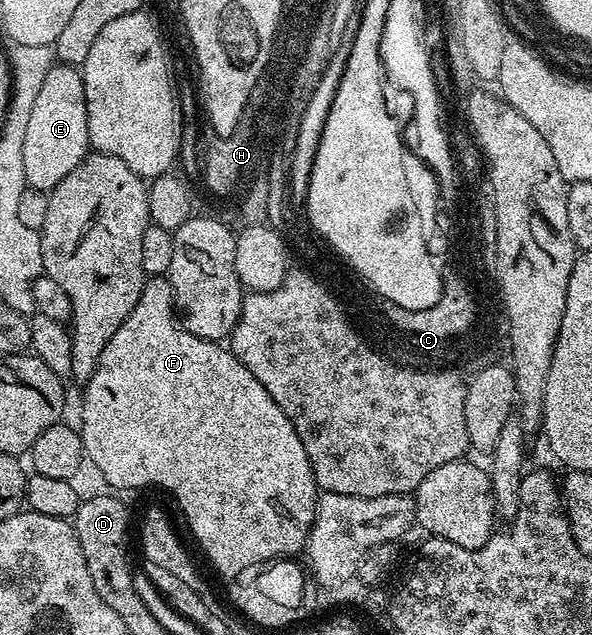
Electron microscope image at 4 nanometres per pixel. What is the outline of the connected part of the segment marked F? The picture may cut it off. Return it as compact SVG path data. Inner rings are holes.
M164 276L151 277L144 285L142 298L138 298L138 306L130 310L126 322L122 322L122 326L114 330L114 338L106 342L106 350L102 350L94 374L82 388L84 401L80 404L78 431L80 441L84 443L85 457L92 460L98 470L102 470L109 489L144 488L147 484L157 484L158 487L165 488L176 499L193 538L208 555L209 562L228 578L234 578L243 567L251 564L264 566L281 558L295 557L295 552L303 553L308 543L308 535L312 533L312 523L316 520L318 489L310 458L306 458L306 446L302 446L302 438L298 438L282 406L278 406L278 402L274 402L270 394L266 394L266 386L262 386L262 382L258 382L258 378L254 378L254 374L250 374L250 370L242 366L240 359L223 343L203 340L187 332L178 323L177 317L176 320L172 317L172 308L174 309L174 297L171 284Z

